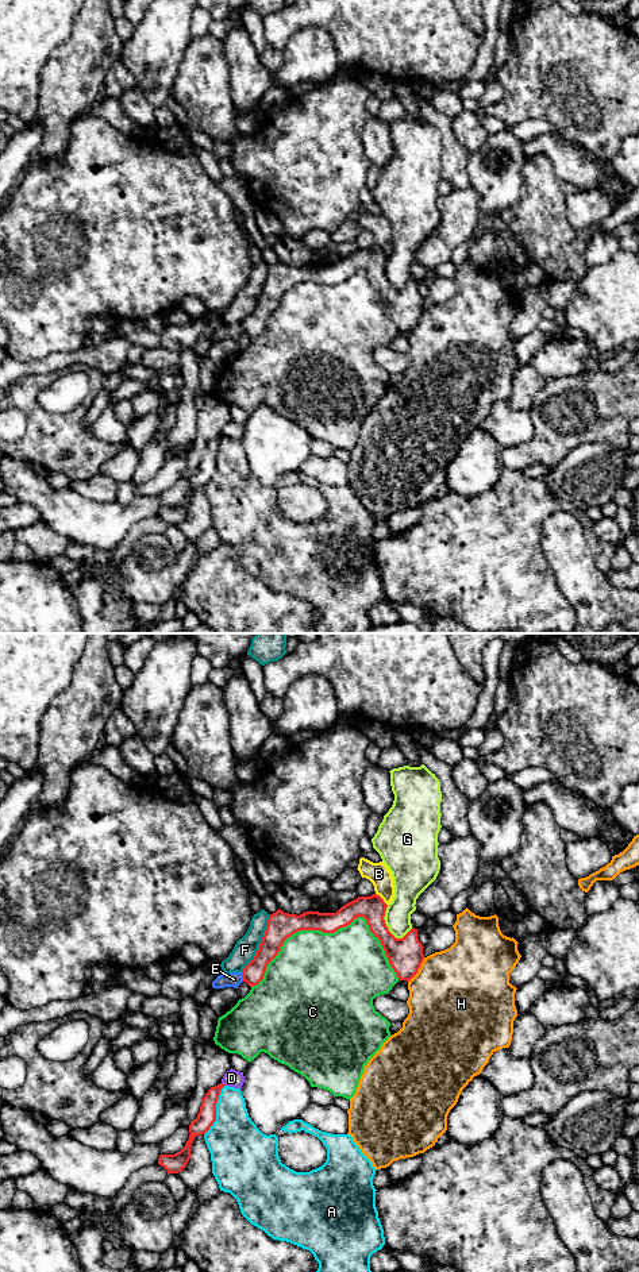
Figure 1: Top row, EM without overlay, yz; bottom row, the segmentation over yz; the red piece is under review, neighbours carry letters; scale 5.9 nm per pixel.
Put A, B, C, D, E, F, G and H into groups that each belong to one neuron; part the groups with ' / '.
A D E / B / C / F / G / H

